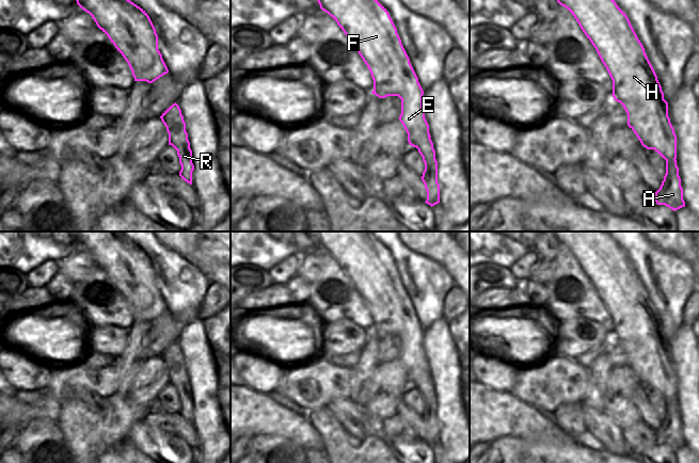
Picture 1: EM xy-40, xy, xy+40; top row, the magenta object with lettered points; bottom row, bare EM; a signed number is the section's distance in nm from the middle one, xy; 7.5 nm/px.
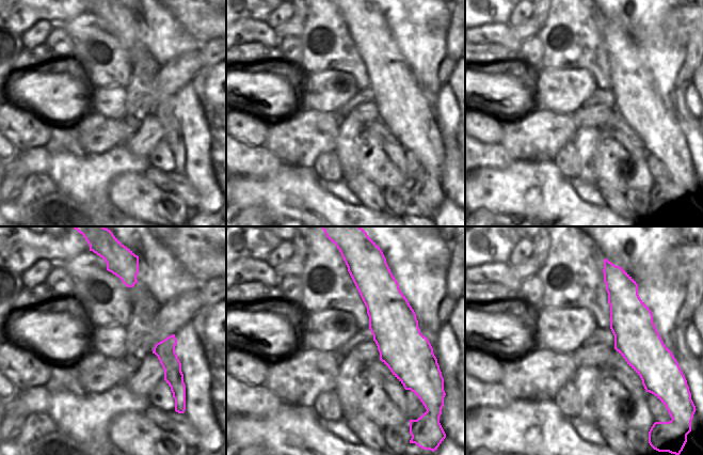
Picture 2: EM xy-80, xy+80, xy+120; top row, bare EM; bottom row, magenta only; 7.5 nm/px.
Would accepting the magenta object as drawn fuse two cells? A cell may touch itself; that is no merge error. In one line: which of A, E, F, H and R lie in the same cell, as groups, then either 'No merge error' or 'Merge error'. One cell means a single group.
Groups: A R / E F H. Merge error.

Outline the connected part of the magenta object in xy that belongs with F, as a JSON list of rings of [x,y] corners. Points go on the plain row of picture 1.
[[[314,232],[314,234],[320,248],[328,252],[337,261],[367,304],[374,319],[374,330],[371,332],[379,337],[398,335],[401,338],[401,353],[399,360],[408,372],[409,383],[418,387],[422,380],[431,377],[429,372],[429,364],[425,357],[425,351],[423,349],[424,330],[386,248],[370,232]]]

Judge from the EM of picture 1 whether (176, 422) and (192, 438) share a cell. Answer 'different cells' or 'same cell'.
same cell

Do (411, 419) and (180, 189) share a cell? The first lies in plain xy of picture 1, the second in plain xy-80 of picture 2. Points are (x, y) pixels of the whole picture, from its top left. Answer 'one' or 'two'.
one

